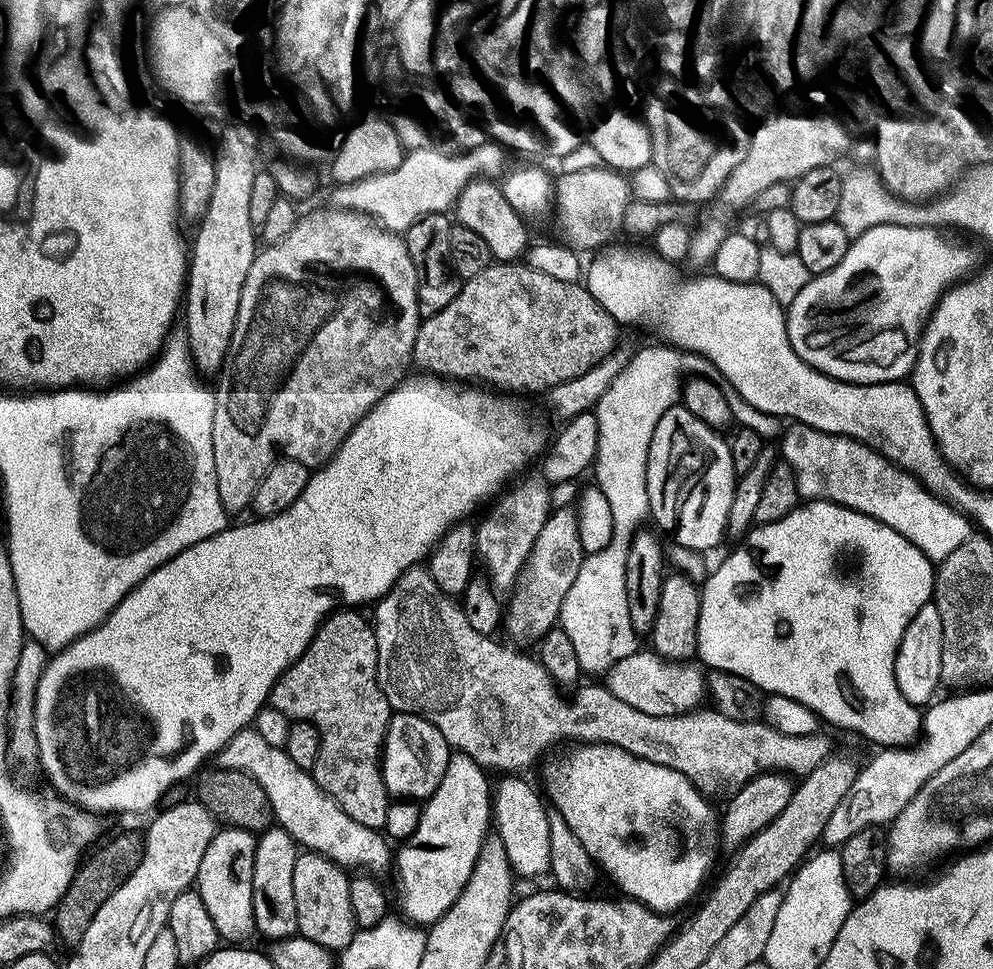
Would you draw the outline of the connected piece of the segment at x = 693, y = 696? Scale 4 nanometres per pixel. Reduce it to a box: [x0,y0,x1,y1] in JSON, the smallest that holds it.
[604,648,706,714]

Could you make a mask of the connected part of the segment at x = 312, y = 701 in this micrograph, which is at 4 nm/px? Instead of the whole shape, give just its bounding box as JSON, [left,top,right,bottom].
[270,610,394,830]

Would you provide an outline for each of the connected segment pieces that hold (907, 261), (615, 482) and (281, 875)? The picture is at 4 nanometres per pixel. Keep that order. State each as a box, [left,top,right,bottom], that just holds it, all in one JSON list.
[[786,224,977,384],[594,344,713,521],[252,826,298,942]]

